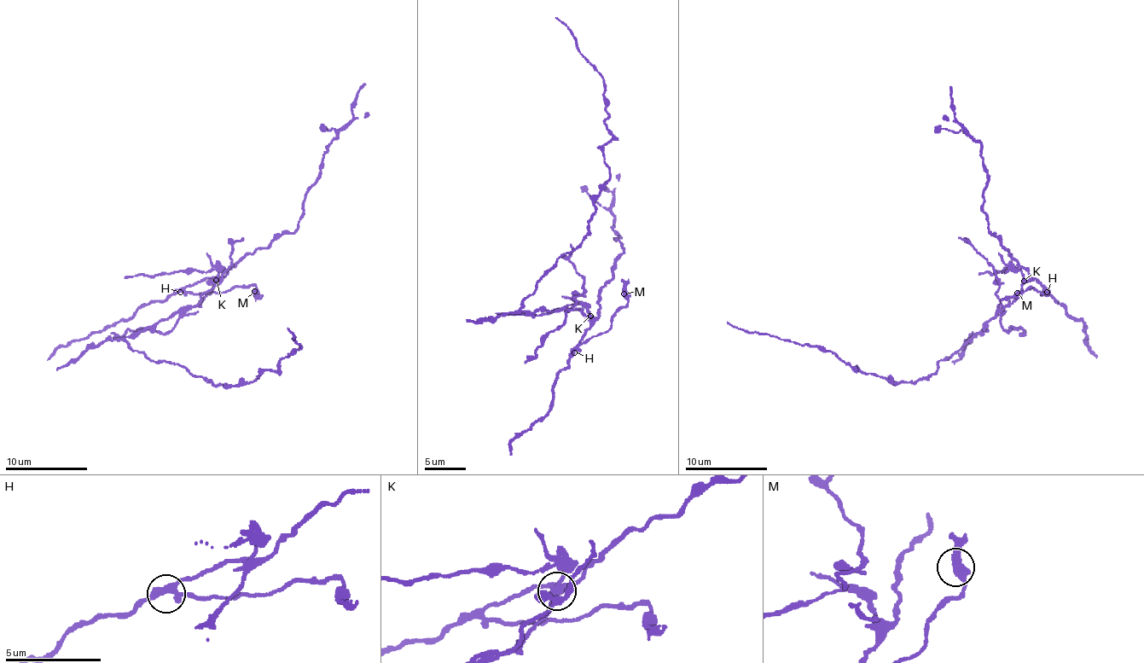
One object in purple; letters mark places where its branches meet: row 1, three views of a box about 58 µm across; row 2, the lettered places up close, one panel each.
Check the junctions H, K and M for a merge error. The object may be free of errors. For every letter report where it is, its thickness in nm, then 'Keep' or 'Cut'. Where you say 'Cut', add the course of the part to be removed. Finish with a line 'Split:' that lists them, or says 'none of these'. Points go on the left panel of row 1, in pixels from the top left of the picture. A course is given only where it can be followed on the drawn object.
H: Place: (180, 292). Thickness 320 nm. Keep
K: Place: (216, 280). Thickness 360 nm. Cut. Course of the part to remove: (215, 280), (198, 305), (133, 333), (129, 346), (210, 381), (244, 385), (302, 349), (287, 328)
M: Place: (254, 291). Thickness 400 nm. Keep
Split: K

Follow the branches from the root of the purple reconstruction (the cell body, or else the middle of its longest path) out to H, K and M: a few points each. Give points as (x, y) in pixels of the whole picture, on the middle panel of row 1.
H: (535, 312), (581, 309), (585, 315), (589, 315), (590, 327), (574, 352)
K: (535, 312), (581, 309), (589, 316)
M: (535, 312), (581, 309), (589, 315), (590, 327), (576, 348), (610, 327), (612, 316), (628, 304), (624, 293)

